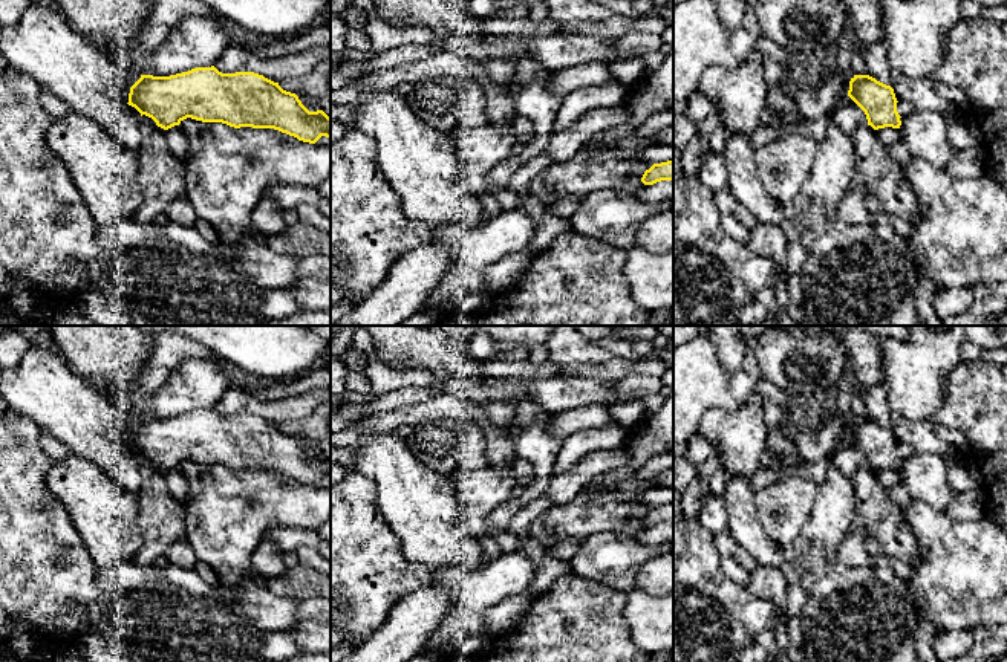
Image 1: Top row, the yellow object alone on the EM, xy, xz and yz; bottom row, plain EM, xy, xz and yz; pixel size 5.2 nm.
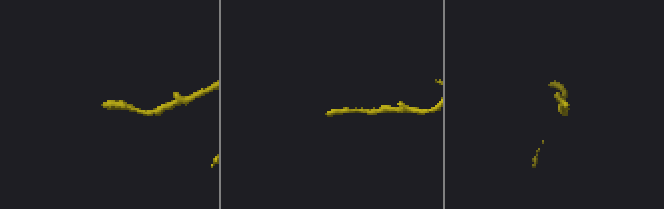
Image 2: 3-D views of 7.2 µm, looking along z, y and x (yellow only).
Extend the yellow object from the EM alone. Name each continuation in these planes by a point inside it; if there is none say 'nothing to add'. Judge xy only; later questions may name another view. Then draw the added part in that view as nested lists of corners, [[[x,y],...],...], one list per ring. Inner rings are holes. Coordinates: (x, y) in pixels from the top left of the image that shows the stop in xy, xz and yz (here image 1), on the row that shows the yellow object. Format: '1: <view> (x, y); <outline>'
1: xy (120, 92); [[[130,73],[124,76],[124,81],[121,84],[116,84],[110,89],[109,95],[121,102],[121,104],[127,104],[129,102],[129,93],[130,93],[130,87],[141,78],[141,75],[138,73]]]

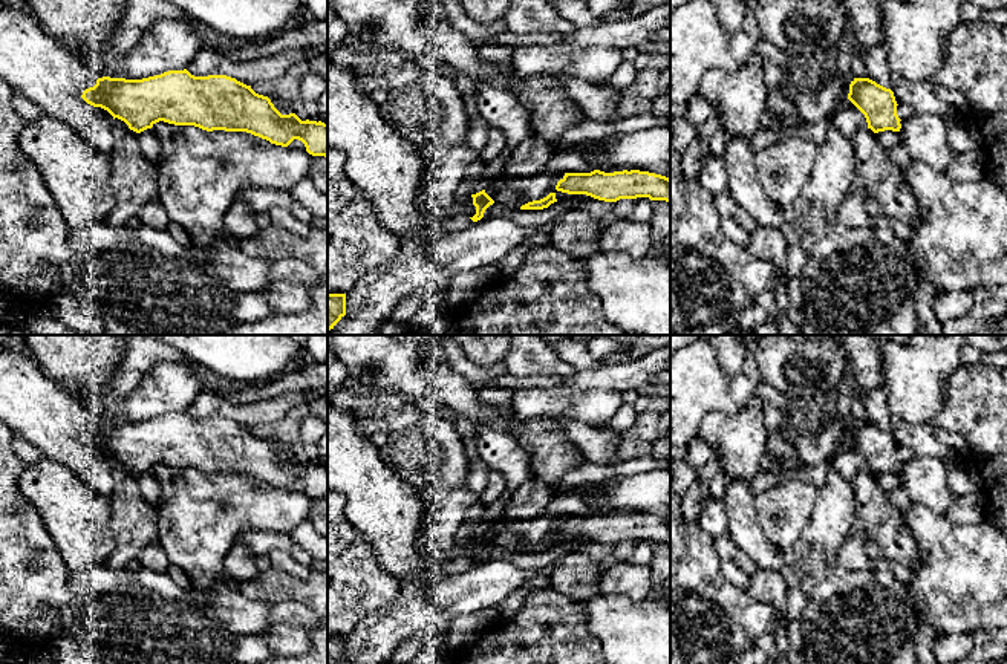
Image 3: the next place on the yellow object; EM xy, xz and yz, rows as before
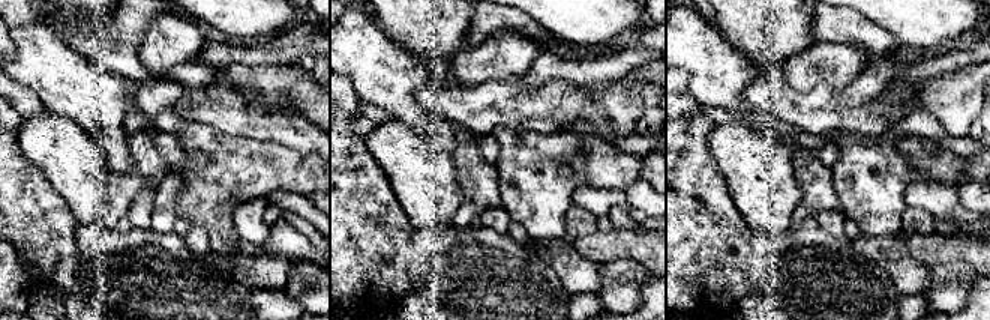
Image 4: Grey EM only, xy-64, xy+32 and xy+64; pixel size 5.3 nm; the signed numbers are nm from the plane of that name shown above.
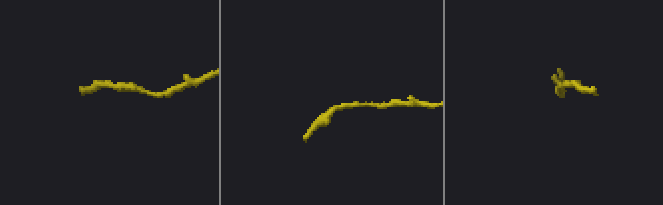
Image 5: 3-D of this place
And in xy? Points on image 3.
nothing to add

